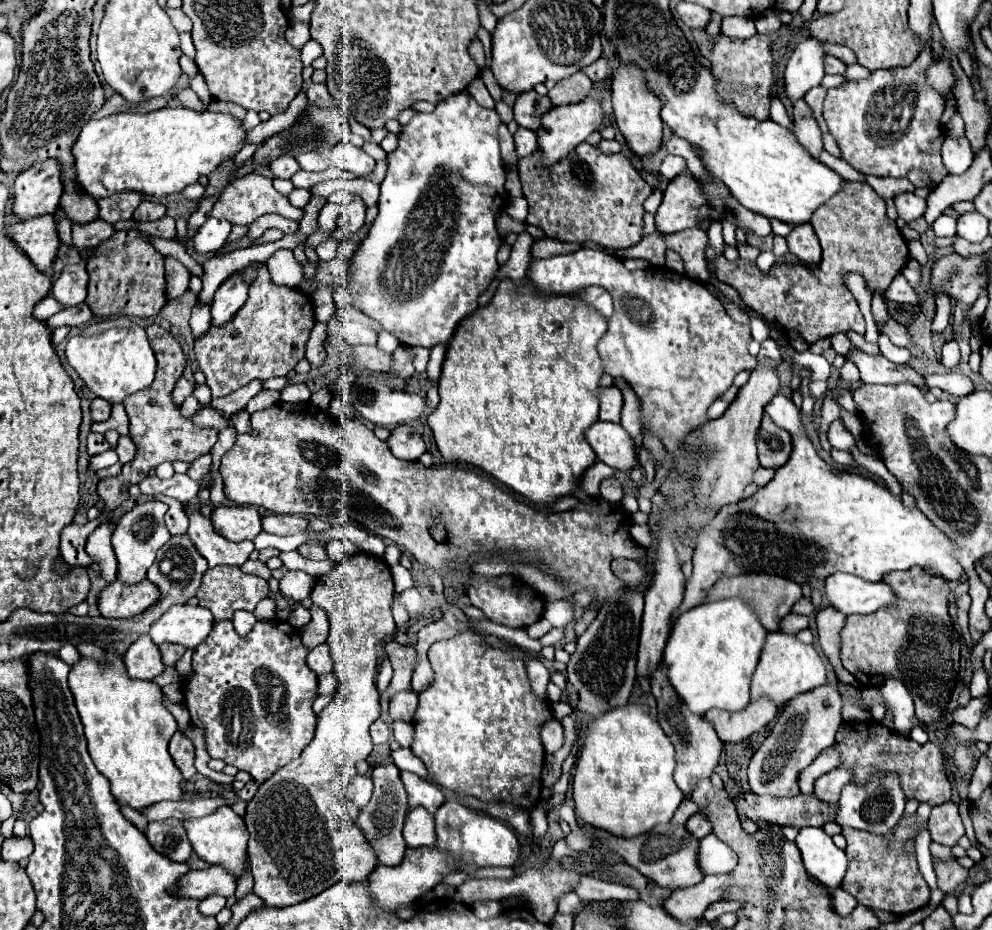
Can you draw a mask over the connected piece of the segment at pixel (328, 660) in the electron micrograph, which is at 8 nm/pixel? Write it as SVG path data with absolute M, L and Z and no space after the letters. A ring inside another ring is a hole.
M319 644L317 648L313 648L309 652L309 656L307 656L307 664L319 676L331 672L333 670L333 654L329 652L329 646L327 644Z

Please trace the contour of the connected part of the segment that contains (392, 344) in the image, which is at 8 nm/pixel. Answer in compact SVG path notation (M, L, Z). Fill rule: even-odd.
M381 330L379 332L379 340L377 340L377 346L383 350L383 352L393 352L397 346L399 346L399 340L393 336L393 334L389 334L389 332L385 332L385 330Z

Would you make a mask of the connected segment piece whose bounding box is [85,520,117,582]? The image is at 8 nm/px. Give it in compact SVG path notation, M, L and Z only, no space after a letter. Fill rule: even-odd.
M117 520L115 524L103 522L99 528L91 532L91 536L87 538L87 546L85 546L91 560L101 566L103 570L101 576L107 582L113 582L117 578L117 556L115 552L111 552L111 532L115 530L115 526L117 526Z

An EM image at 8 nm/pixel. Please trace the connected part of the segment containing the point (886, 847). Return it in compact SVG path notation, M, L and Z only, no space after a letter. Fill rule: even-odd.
M917 818L901 820L899 826L889 836L877 836L863 830L843 828L843 836L847 838L847 858L849 868L841 882L841 888L855 896L855 900L869 908L881 908L891 914L909 914L919 910L929 902L929 886L919 874L915 856L907 856L901 852L905 840L917 836Z

